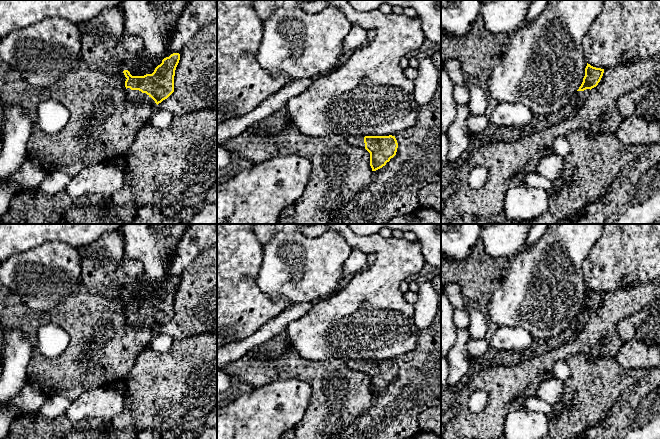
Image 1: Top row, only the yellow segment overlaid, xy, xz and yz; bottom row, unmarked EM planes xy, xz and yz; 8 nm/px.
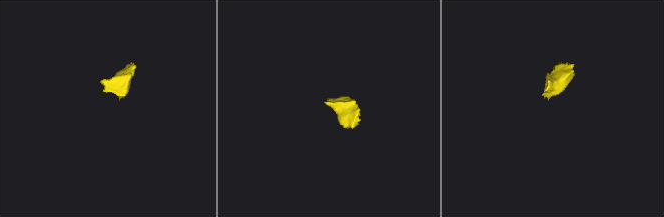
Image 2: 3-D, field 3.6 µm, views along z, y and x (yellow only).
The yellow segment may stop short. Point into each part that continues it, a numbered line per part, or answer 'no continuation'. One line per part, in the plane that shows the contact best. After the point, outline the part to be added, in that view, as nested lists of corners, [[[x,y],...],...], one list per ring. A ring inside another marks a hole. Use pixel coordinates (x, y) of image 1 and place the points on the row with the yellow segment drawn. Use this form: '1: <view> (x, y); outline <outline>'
1: xy (137, 96); outline [[[127,88],[126,98],[130,102],[147,103],[153,107],[154,111],[158,110],[158,105],[155,103],[155,101],[149,95],[142,93],[139,90],[131,90],[130,88]]]

